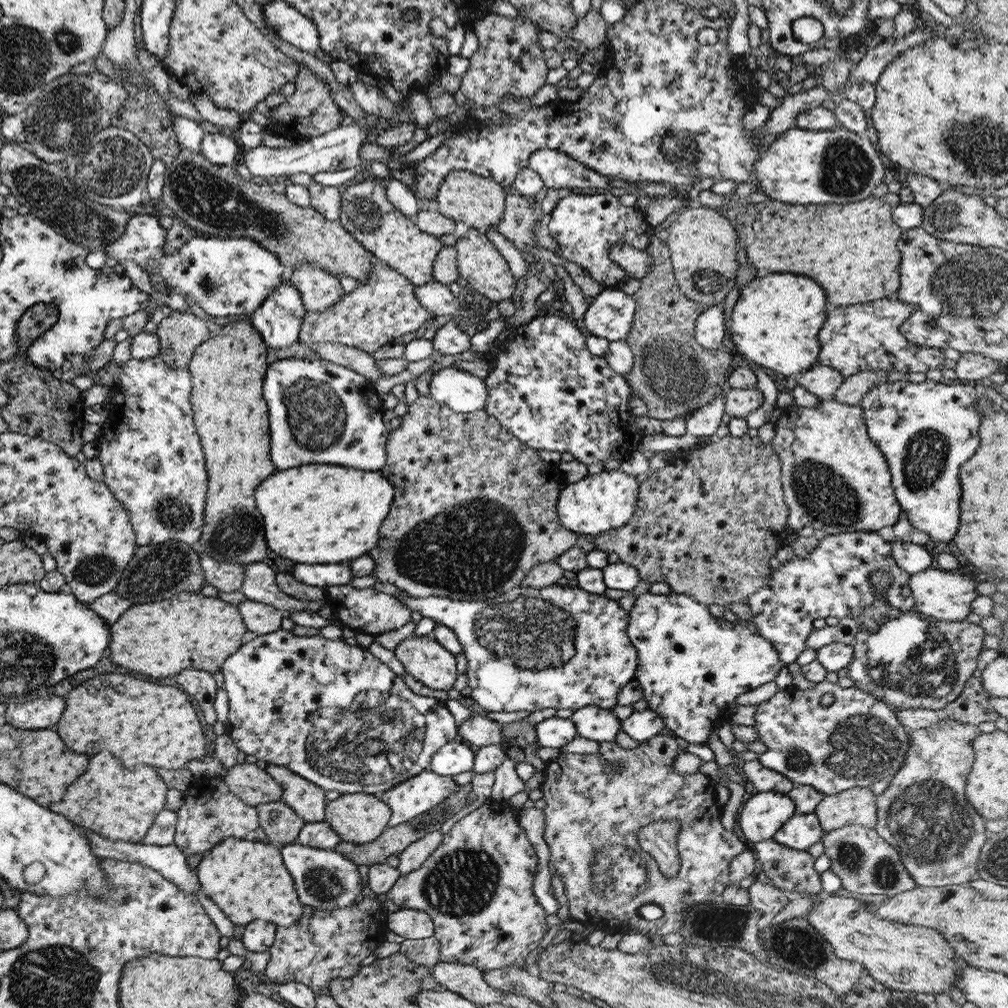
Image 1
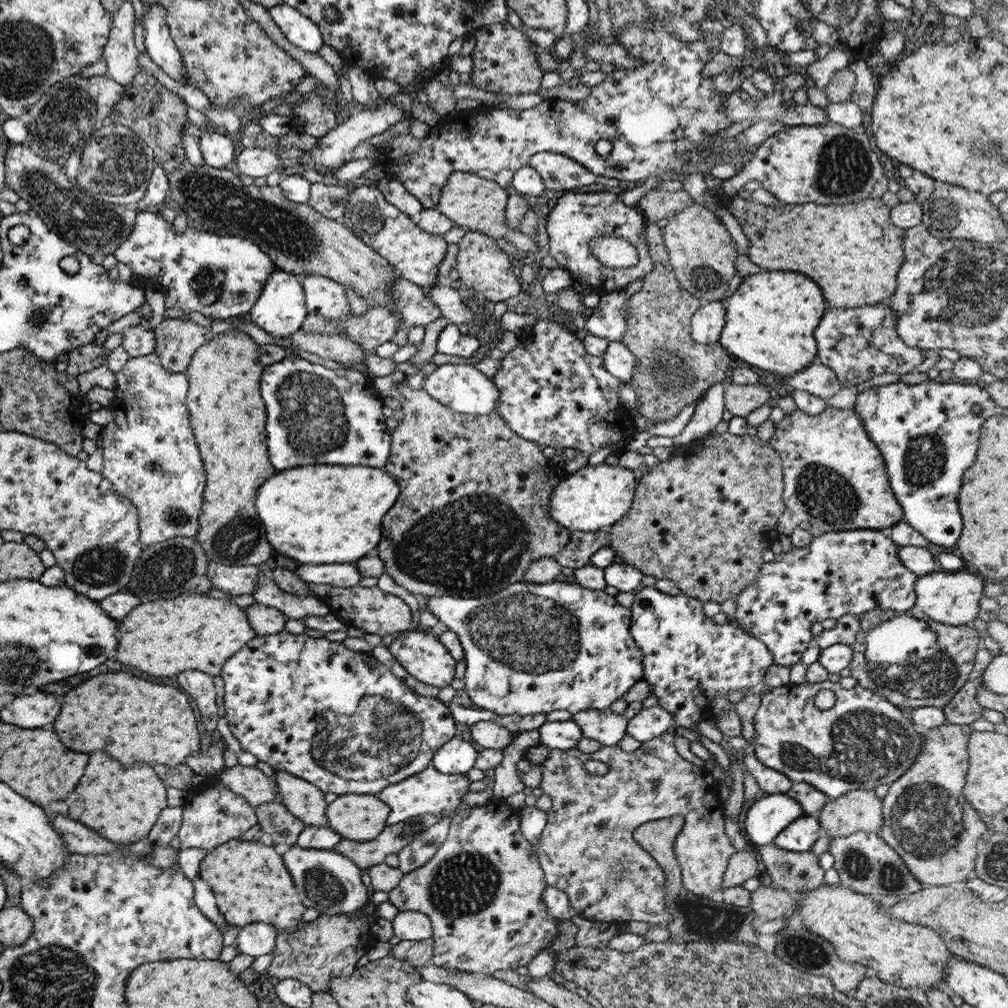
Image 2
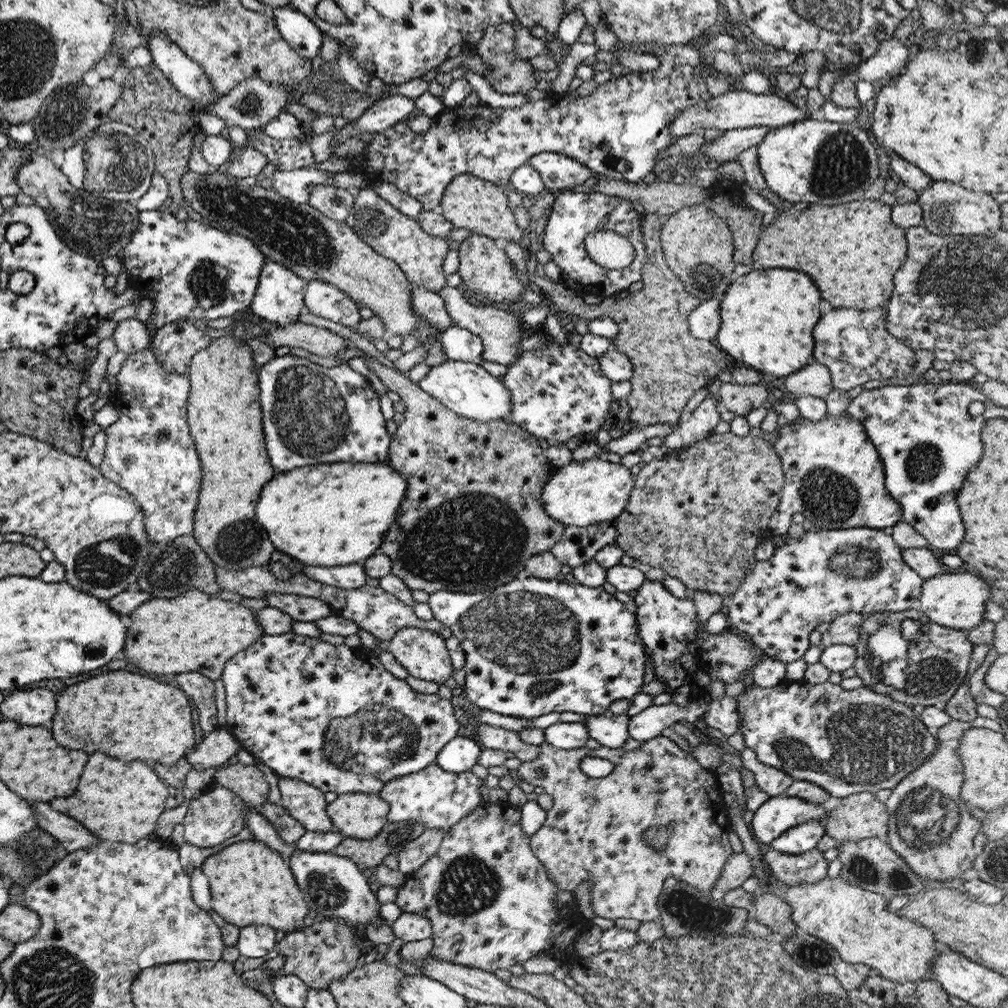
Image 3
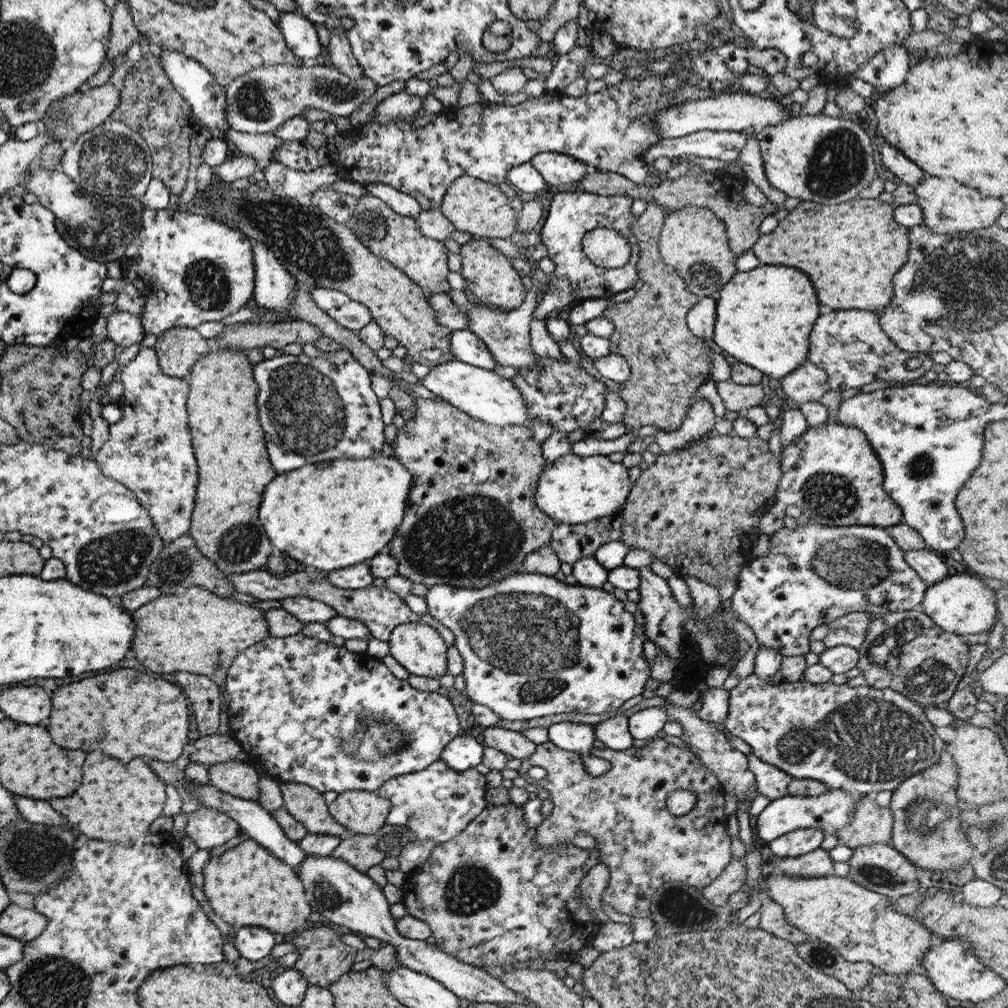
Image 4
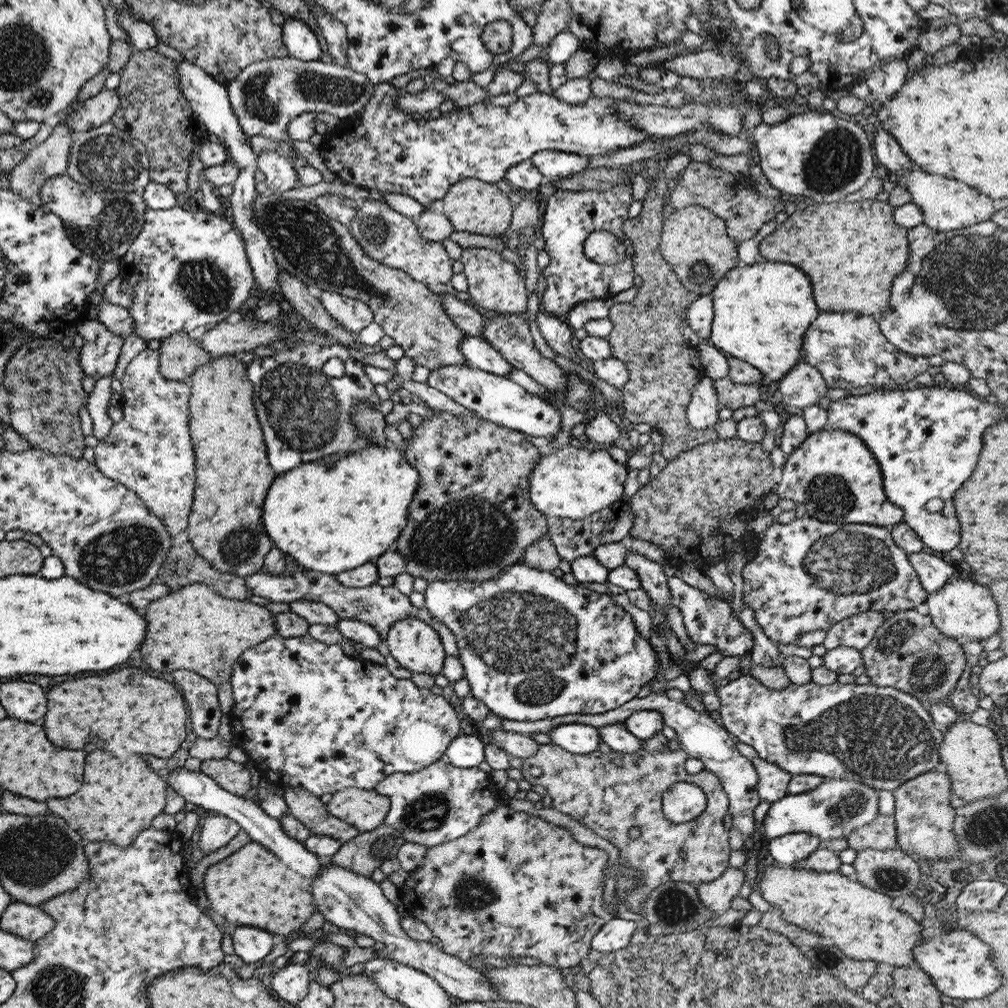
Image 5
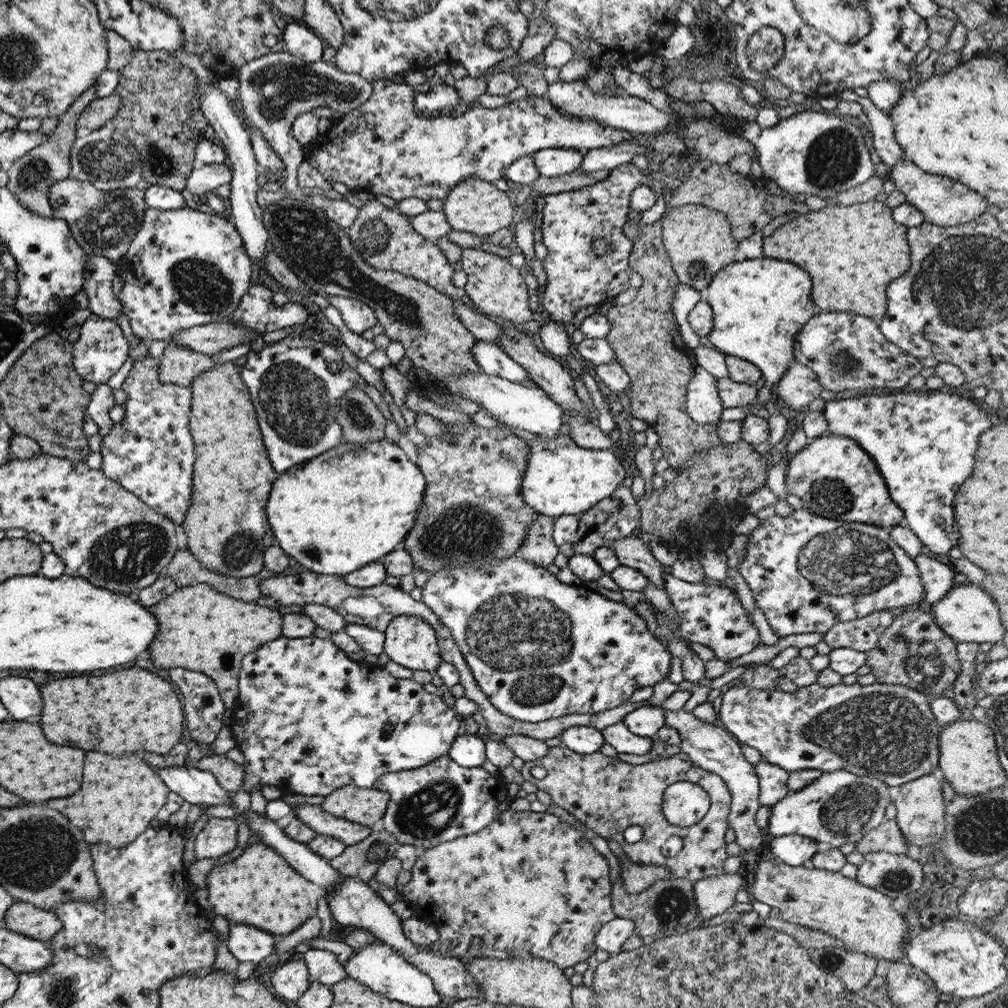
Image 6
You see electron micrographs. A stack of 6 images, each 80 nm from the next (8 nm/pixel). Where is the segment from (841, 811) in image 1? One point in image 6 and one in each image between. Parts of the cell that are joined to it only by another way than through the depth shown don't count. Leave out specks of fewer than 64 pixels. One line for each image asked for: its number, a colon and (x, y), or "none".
2: (857, 810)
3: (861, 815)
4: (870, 823)
5: (880, 833)
6: (886, 837)

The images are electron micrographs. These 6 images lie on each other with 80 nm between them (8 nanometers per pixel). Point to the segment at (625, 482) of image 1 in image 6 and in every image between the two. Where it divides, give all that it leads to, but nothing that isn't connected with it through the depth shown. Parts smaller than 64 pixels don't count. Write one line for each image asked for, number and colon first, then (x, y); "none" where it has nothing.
2: (591, 498)
3: (594, 491)
4: (574, 490)
5: (568, 483)
6: (560, 478)

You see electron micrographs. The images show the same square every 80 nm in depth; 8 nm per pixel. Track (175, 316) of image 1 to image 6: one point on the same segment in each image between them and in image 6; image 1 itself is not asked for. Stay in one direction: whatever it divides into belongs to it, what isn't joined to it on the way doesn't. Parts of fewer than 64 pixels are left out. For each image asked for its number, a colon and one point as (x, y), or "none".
2: (176, 340)
3: (173, 344)
4: (176, 349)
5: (178, 355)
6: (178, 365)

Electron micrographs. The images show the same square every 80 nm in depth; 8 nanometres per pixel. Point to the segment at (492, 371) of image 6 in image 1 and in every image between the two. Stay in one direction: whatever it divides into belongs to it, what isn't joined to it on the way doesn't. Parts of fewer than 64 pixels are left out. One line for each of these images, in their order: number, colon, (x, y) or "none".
1: (448, 339)
2: (452, 339)
3: (457, 343)
4: (465, 346)
5: (477, 352)

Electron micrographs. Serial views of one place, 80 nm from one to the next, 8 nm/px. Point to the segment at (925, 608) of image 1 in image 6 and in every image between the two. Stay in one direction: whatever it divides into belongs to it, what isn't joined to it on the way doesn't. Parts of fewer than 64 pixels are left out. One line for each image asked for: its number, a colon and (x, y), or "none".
2: (948, 598)
3: (957, 601)
4: (961, 604)
5: (961, 609)
6: (966, 613)

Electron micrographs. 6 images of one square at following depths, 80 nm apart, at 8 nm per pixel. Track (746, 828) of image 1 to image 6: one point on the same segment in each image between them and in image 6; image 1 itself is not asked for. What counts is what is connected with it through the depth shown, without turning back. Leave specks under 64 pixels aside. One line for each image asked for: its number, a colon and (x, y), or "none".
2: (764, 818)
3: (778, 813)
4: (829, 811)
5: (837, 806)
6: (838, 807)

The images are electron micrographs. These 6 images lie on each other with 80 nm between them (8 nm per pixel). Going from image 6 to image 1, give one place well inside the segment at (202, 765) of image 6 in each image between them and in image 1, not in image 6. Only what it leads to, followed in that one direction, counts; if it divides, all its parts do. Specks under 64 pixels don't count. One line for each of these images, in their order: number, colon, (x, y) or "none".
1: (252, 785)
2: (254, 786)
3: (246, 781)
4: (237, 778)
5: (230, 776)

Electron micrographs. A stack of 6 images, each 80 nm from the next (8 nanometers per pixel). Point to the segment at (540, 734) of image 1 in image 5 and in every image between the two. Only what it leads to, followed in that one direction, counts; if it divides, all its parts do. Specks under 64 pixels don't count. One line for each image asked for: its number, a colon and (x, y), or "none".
2: (561, 735)
3: (564, 735)
4: (576, 737)
5: (580, 739)

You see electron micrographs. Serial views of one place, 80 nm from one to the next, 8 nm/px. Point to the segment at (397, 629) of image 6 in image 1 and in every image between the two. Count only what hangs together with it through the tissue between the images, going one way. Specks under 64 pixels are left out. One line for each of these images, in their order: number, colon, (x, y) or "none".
1: (429, 663)
2: (423, 656)
3: (422, 653)
4: (418, 648)
5: (413, 644)

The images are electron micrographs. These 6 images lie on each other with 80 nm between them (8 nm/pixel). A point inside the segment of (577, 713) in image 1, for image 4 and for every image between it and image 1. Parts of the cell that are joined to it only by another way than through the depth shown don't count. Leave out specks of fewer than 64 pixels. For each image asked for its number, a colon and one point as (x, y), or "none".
2: (603, 726)
3: (610, 731)
4: (613, 732)

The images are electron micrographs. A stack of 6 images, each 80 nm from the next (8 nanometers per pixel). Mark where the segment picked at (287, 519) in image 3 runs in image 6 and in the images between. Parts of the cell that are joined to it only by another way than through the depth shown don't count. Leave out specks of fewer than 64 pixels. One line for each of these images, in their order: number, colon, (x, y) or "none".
4: (329, 515)
5: (332, 518)
6: (332, 515)

